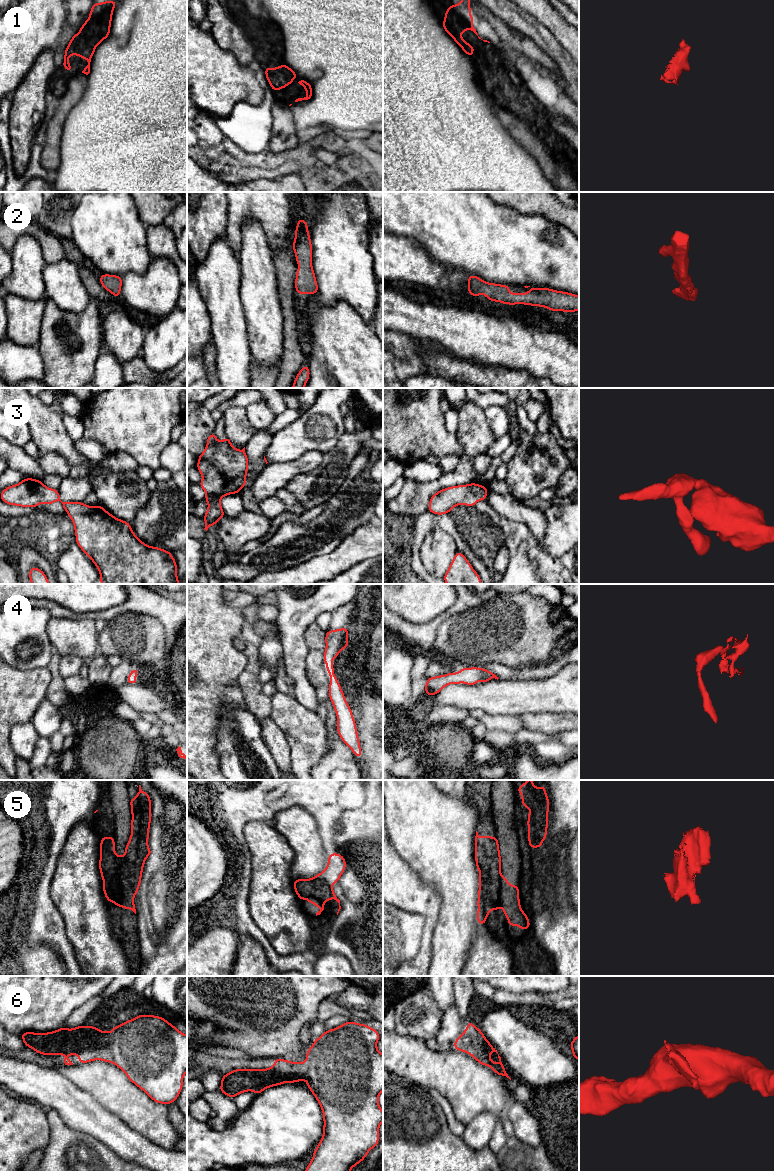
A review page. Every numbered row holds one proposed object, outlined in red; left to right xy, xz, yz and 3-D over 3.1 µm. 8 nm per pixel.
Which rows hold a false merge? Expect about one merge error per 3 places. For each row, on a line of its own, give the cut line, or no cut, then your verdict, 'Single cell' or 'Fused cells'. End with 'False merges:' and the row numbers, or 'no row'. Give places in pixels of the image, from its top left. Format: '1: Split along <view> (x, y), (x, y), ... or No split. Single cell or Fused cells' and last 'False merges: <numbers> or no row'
1: No split. Single cell
2: No split. Single cell
3: No split. Single cell
4: No split. Single cell
5: No split. Single cell
6: No split. Single cell
False merges: no row

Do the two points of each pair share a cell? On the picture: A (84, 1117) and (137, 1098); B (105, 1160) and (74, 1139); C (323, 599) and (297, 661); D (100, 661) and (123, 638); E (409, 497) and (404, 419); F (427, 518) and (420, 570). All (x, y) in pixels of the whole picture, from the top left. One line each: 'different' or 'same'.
A: different
B: same
C: same
D: different
E: different
F: same

